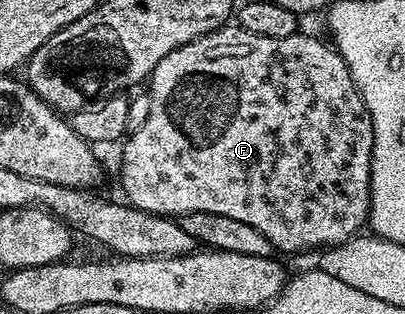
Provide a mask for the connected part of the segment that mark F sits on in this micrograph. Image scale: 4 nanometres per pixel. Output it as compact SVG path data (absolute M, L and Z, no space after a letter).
M229 22L214 32L208 32L171 50L171 54L167 54L167 58L155 66L153 75L147 81L147 95L151 102L147 122L143 122L139 130L128 133L124 141L125 149L121 152L121 188L125 191L124 199L132 207L156 216L180 218L206 212L224 214L226 218L247 222L247 226L255 226L263 238L270 240L278 253L303 252L307 248L324 250L356 237L360 228L366 227L369 218L373 123L340 52L326 41L325 44L313 36L302 34L285 38L261 37L249 33L237 22Z

